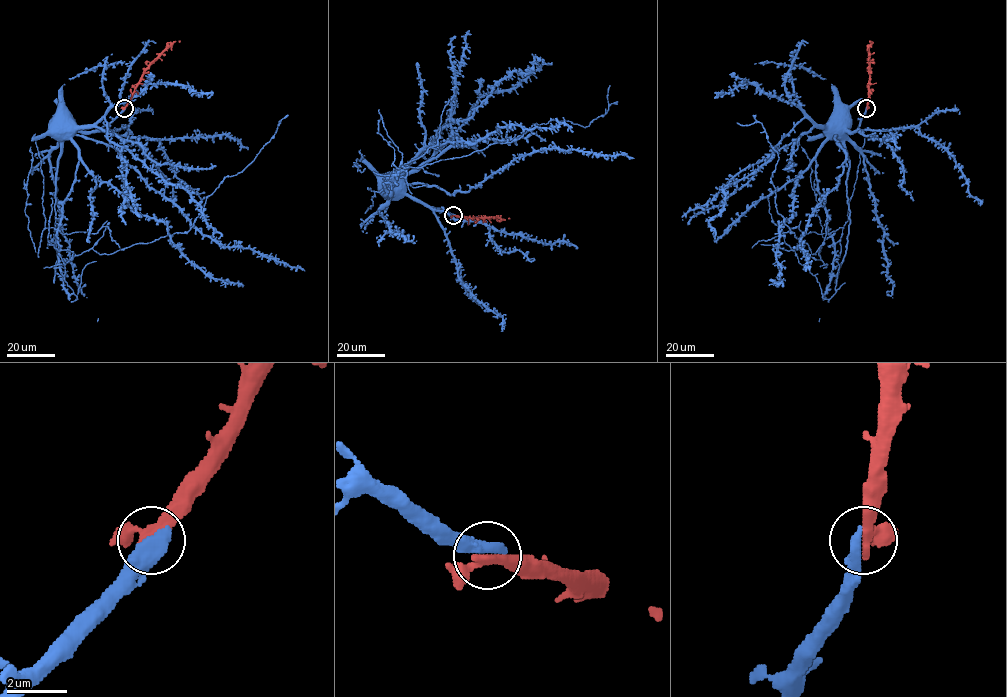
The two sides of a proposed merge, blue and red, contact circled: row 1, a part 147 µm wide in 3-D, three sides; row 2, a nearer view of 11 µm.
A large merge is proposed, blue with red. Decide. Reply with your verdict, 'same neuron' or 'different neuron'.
same neuron

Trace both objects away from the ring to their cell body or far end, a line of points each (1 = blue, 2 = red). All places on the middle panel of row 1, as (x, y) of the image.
1: (453, 215), (393, 190)
2: (453, 215), (509, 218)

